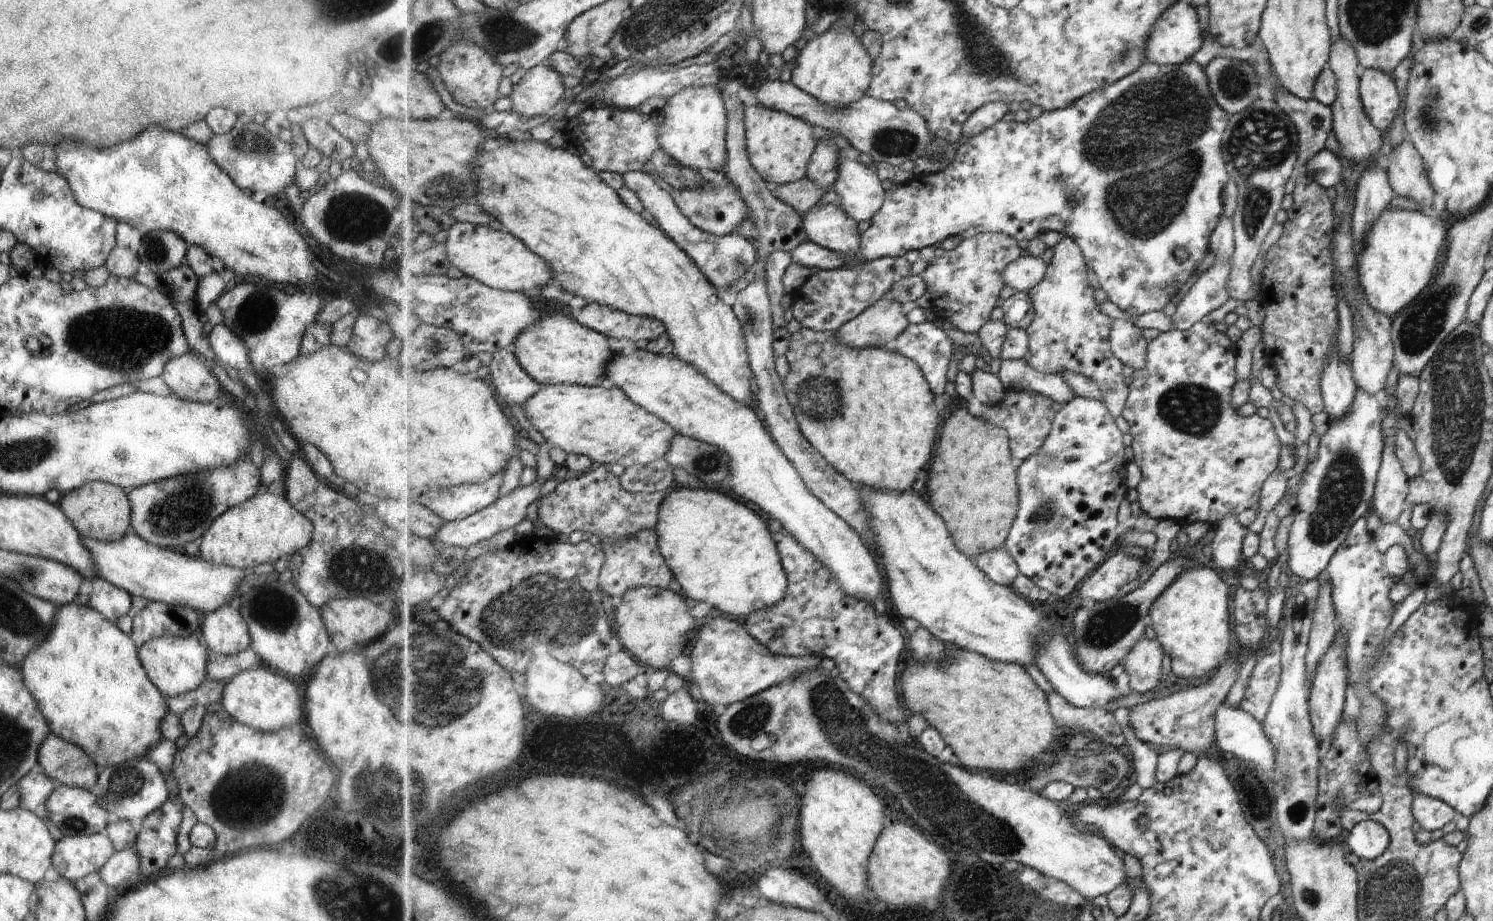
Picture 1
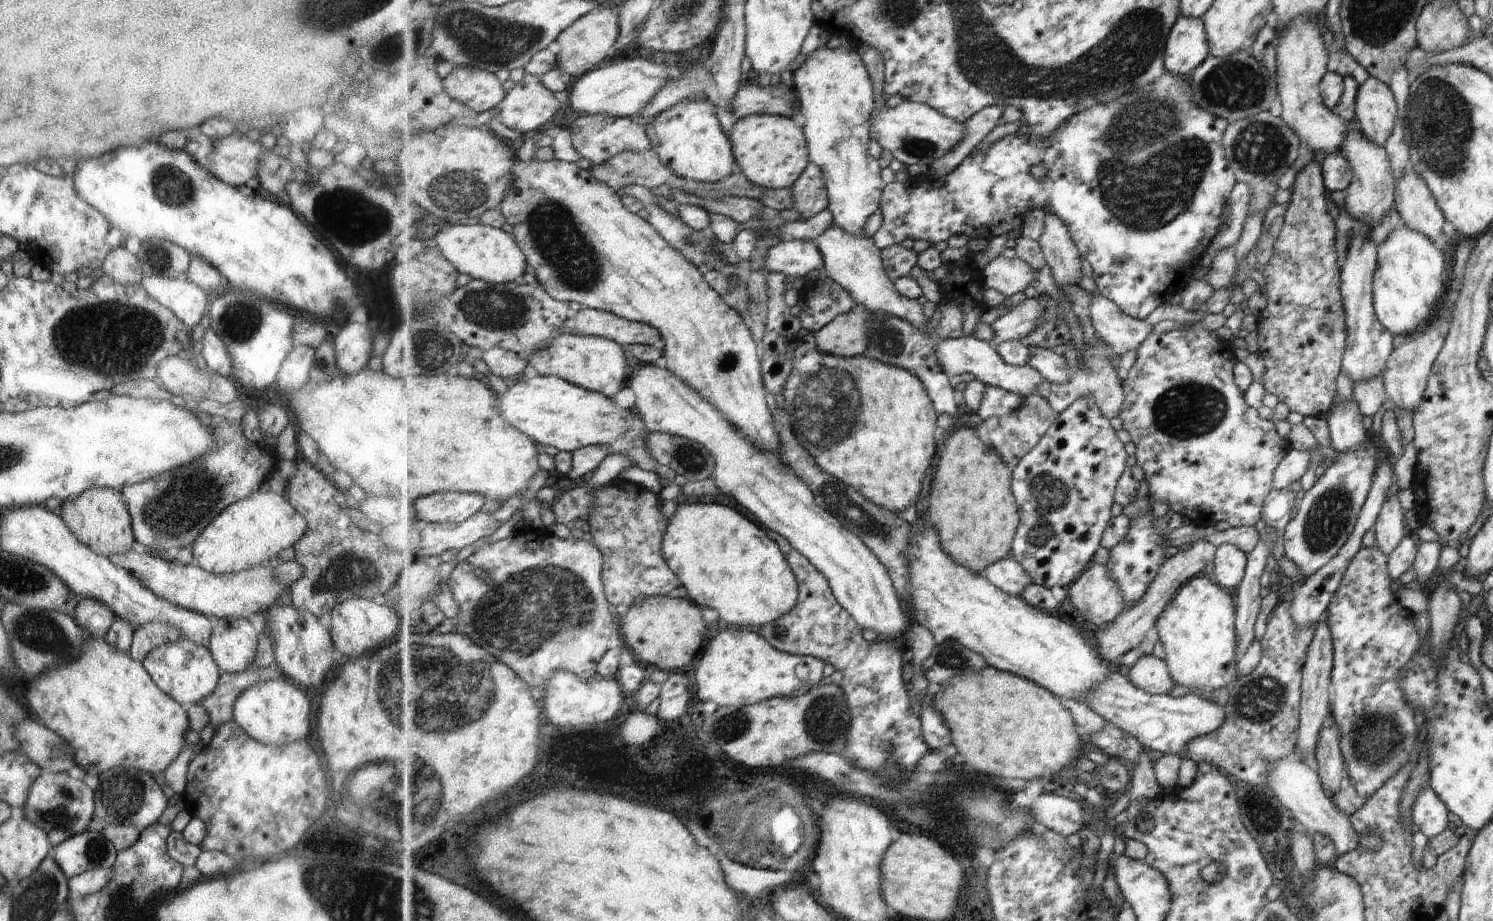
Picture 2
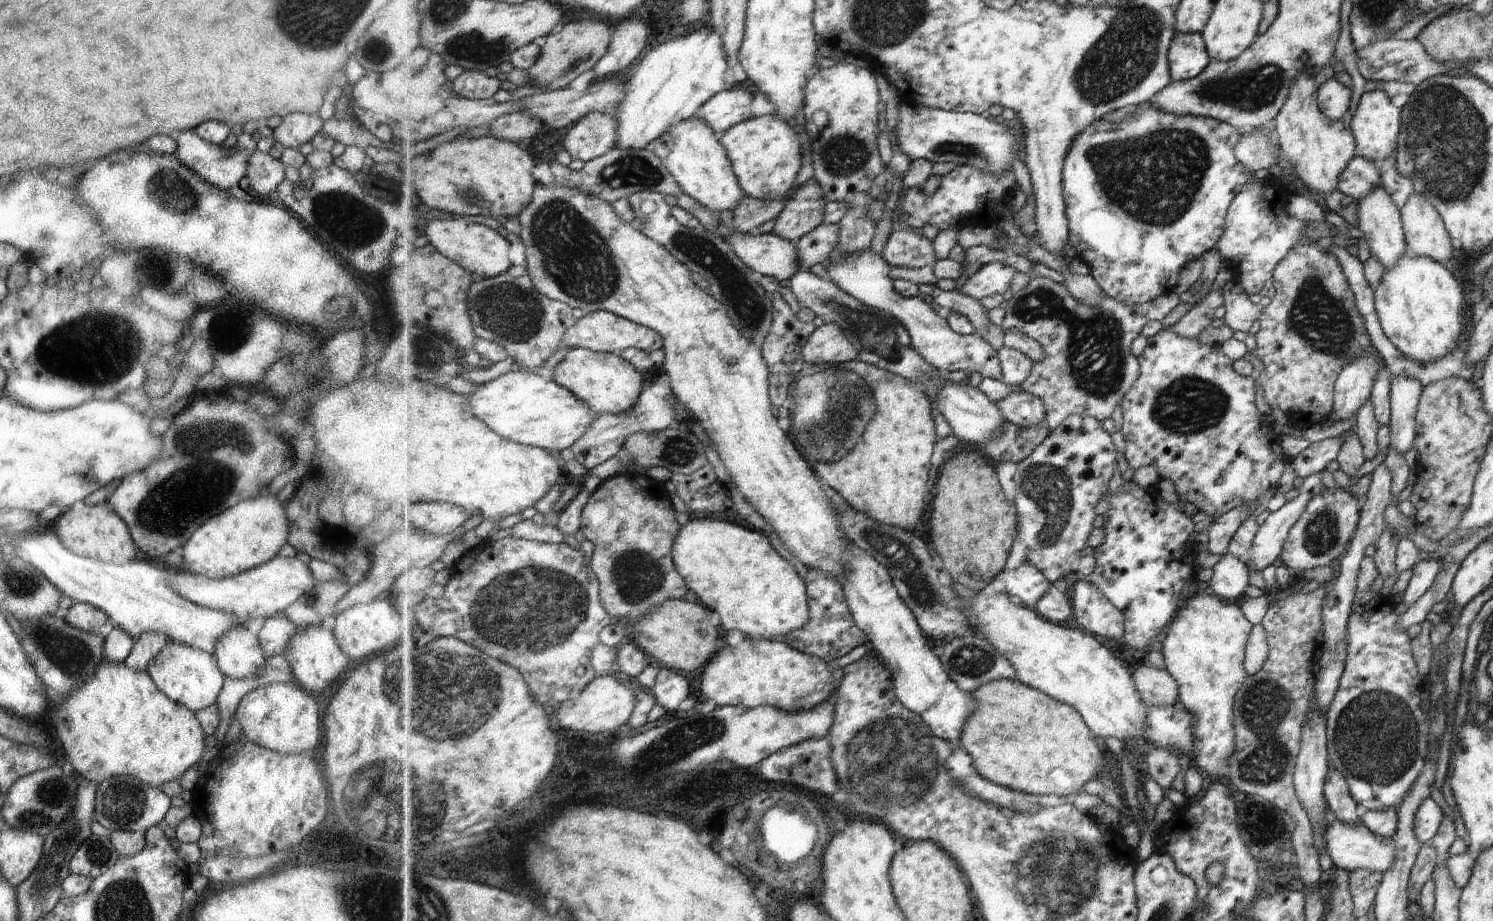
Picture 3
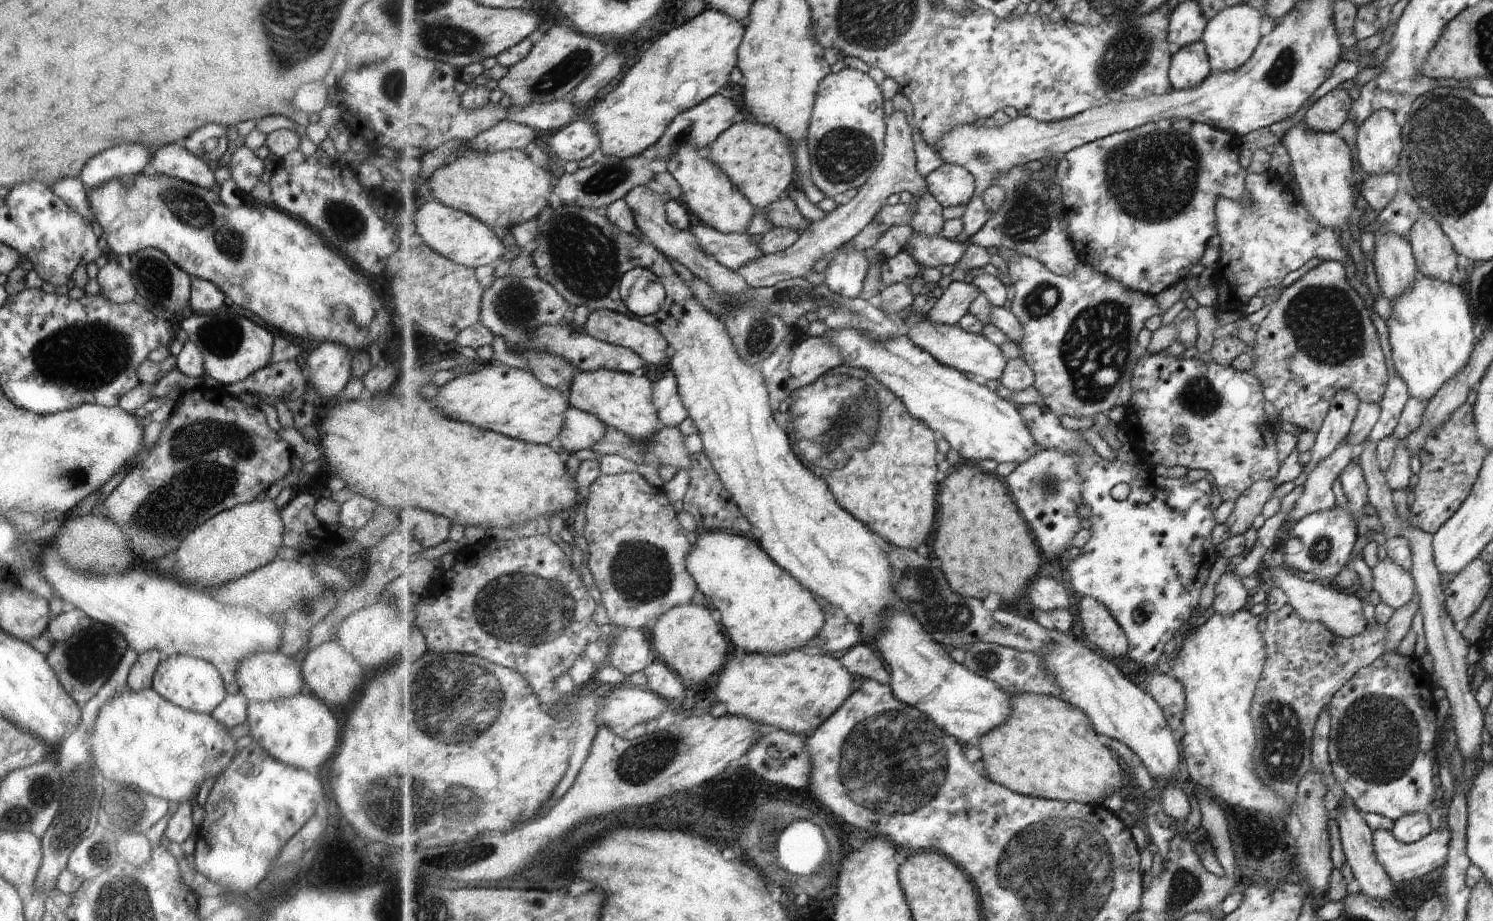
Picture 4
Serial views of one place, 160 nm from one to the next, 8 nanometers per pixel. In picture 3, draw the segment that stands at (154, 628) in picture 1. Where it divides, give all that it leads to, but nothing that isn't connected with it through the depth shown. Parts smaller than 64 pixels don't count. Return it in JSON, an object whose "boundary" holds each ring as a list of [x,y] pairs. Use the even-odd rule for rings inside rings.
{"boundary":[[[160,632],[142,634],[140,638],[135,639],[132,651],[124,663],[125,666],[140,672],[147,671],[150,660],[158,656],[158,652],[161,652],[168,642],[168,638]]]}

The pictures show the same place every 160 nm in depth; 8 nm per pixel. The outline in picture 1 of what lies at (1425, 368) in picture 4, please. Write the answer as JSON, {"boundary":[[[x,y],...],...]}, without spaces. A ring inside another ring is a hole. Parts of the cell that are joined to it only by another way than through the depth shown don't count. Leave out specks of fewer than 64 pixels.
{"boundary":[[[1384,208],[1384,212],[1378,216],[1376,224],[1372,224],[1366,230],[1366,242],[1362,248],[1362,254],[1358,256],[1358,280],[1362,284],[1363,292],[1368,306],[1376,310],[1382,316],[1393,319],[1398,316],[1416,296],[1430,284],[1432,276],[1436,272],[1436,264],[1440,247],[1445,242],[1447,231],[1442,220],[1436,214],[1420,212],[1420,210],[1390,210]]]}

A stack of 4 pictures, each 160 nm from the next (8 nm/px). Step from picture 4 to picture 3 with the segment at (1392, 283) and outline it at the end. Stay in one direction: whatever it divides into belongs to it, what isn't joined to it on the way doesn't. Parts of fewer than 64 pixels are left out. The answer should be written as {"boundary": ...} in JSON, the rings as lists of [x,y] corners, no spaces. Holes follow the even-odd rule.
{"boundary":[[[1382,185],[1376,186],[1368,196],[1356,200],[1358,204],[1358,230],[1364,235],[1364,240],[1370,248],[1370,255],[1383,267],[1384,272],[1388,268],[1394,268],[1398,260],[1407,253],[1406,238],[1402,227],[1401,214],[1394,202],[1387,196]]]}

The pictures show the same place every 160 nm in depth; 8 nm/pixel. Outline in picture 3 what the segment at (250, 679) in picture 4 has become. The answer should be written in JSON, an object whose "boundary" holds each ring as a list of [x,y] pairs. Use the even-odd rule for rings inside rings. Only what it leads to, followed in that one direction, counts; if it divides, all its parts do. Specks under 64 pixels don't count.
{"boundary":[[[249,627],[232,628],[230,632],[226,632],[226,636],[220,638],[216,644],[214,653],[222,673],[232,679],[255,678],[257,672],[266,666],[267,657],[264,656],[258,636]]]}

